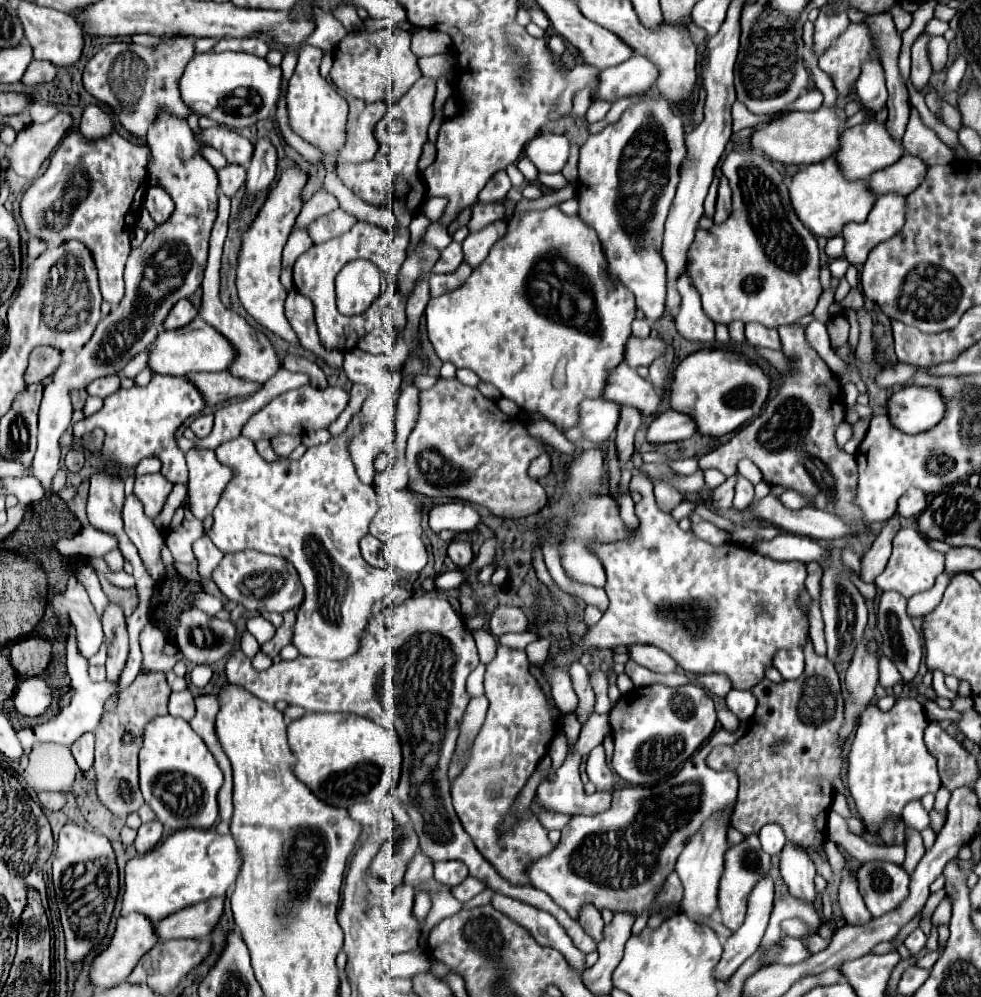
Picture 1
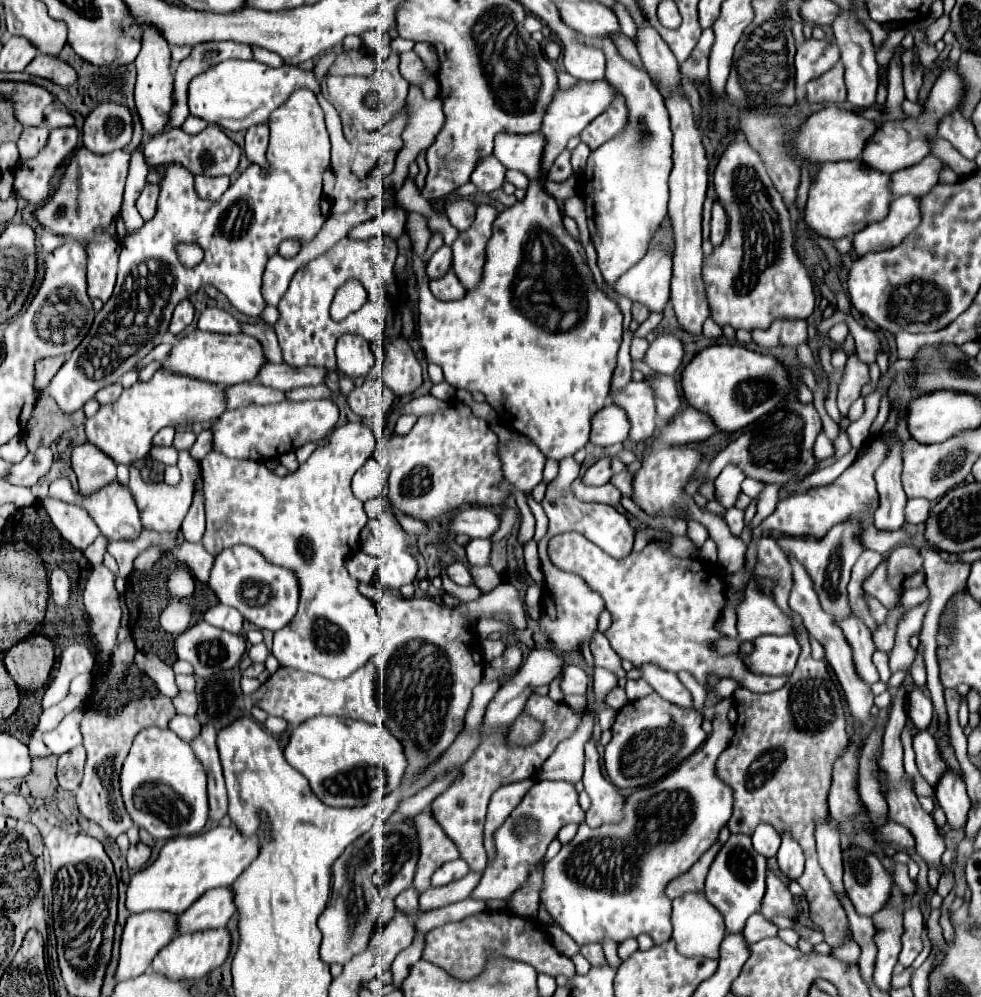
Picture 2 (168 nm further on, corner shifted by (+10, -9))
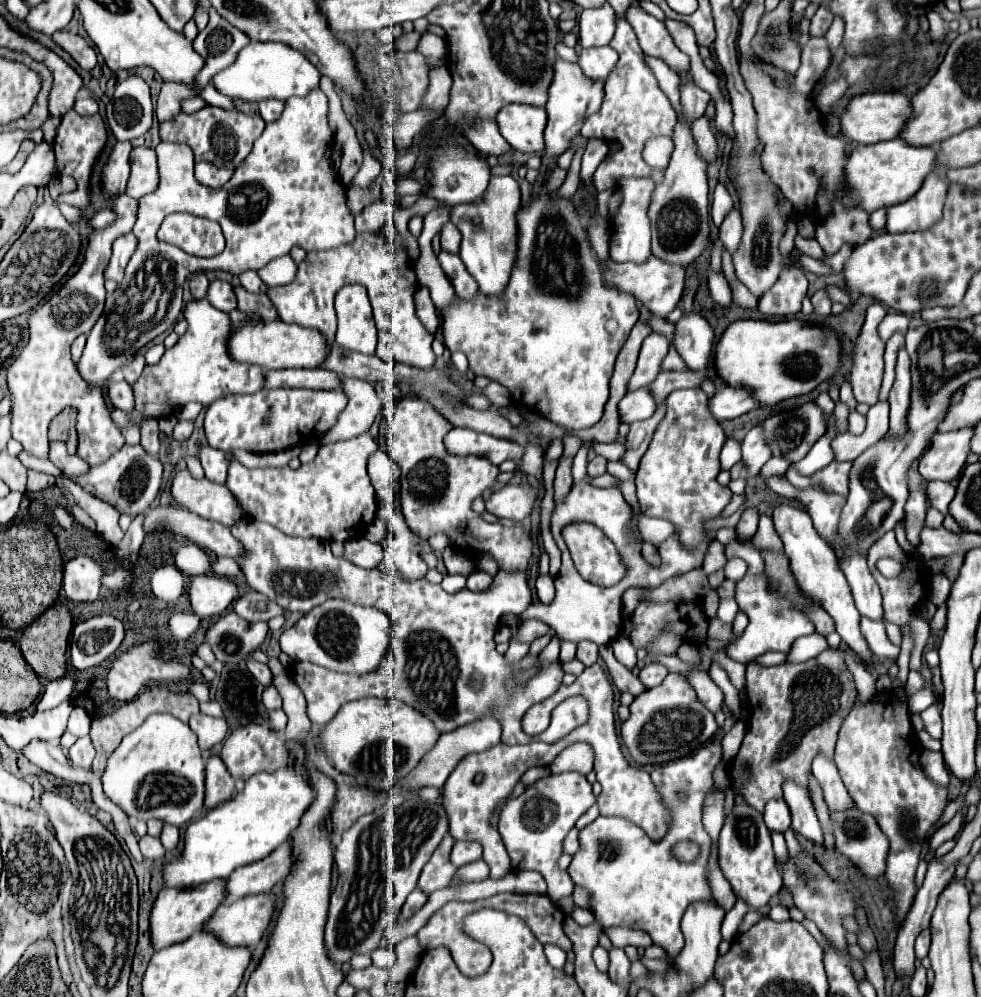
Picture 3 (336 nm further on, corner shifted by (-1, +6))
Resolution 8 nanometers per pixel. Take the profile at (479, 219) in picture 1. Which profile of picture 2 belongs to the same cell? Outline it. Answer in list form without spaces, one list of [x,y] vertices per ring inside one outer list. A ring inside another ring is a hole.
[[[457,200],[457,202],[451,202],[451,204],[445,204],[445,214],[449,218],[449,222],[459,230],[459,232],[465,232],[469,230],[469,226],[473,224],[475,220],[475,206],[471,202],[465,202],[465,200]]]

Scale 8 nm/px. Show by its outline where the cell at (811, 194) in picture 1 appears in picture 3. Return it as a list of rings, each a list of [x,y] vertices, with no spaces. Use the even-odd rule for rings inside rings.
[[[904,139],[880,141],[874,145],[856,147],[846,163],[846,183],[850,193],[860,195],[860,203],[868,213],[908,201],[924,183],[926,175],[936,169],[938,147],[914,147]]]

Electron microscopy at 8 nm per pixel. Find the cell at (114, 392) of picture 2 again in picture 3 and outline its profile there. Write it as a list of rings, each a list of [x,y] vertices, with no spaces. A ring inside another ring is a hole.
[[[144,355],[134,357],[134,359],[132,359],[132,361],[130,361],[130,363],[124,367],[124,379],[126,379],[128,383],[136,383],[136,381],[138,381],[138,377],[142,375],[144,367],[146,367]]]

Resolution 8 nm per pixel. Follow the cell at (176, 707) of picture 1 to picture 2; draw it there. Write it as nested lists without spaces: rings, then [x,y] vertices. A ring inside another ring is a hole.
[[[175,714],[171,720],[169,720],[169,728],[181,736],[183,740],[191,742],[193,736],[197,736],[197,732],[201,730],[201,724],[193,718],[193,716],[183,716],[183,714]]]

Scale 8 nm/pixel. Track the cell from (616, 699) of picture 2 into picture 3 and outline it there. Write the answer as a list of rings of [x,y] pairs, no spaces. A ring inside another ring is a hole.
[[[602,645],[602,647],[599,647],[599,654],[606,661],[608,672],[612,675],[612,681],[614,681],[614,685],[620,691],[626,691],[626,693],[630,693],[634,697],[646,691],[646,687],[642,685],[642,681],[630,669],[626,669],[622,663],[616,661],[610,645]]]

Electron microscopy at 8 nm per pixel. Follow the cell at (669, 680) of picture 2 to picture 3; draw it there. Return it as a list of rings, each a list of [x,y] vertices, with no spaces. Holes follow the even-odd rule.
[[[692,671],[692,673],[686,673],[686,677],[688,677],[690,685],[694,685],[702,705],[708,707],[712,713],[718,713],[724,703],[724,693],[720,693],[720,687],[708,677],[708,673]]]

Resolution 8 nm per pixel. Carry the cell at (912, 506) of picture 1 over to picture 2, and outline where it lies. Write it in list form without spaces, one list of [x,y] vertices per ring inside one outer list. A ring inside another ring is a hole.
[[[911,498],[911,500],[907,500],[907,506],[905,506],[905,522],[907,524],[921,524],[927,520],[929,512],[931,512],[929,500]]]

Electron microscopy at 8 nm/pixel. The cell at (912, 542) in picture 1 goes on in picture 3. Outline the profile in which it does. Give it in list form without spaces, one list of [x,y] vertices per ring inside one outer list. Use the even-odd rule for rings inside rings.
[[[916,489],[909,494],[908,500],[904,507],[904,521],[908,541],[918,547],[920,545],[920,531],[925,525],[925,517],[928,508],[926,493]]]

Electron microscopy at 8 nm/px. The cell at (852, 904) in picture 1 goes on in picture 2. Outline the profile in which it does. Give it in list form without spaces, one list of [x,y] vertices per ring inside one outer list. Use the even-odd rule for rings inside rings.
[[[823,820],[817,826],[815,838],[817,838],[819,864],[833,886],[833,894],[837,896],[837,900],[843,900],[845,888],[843,888],[843,856],[841,856],[841,848],[839,848],[839,832],[833,830],[827,824],[827,820]]]

